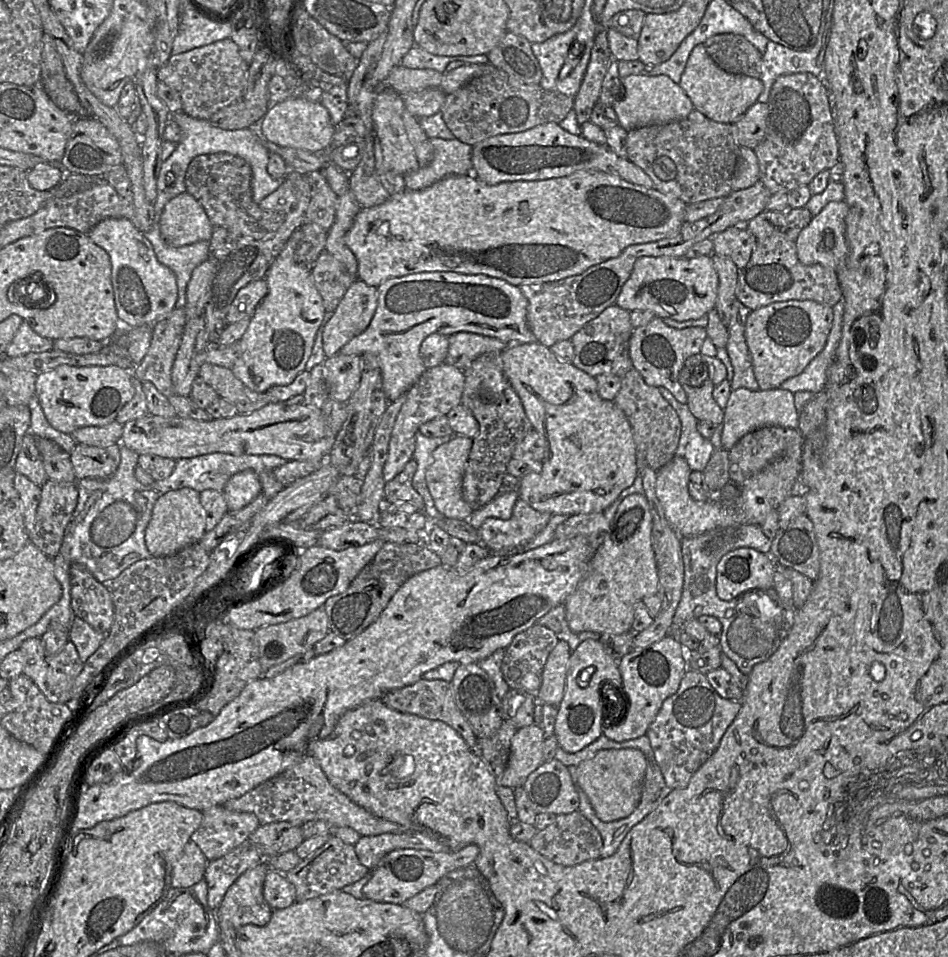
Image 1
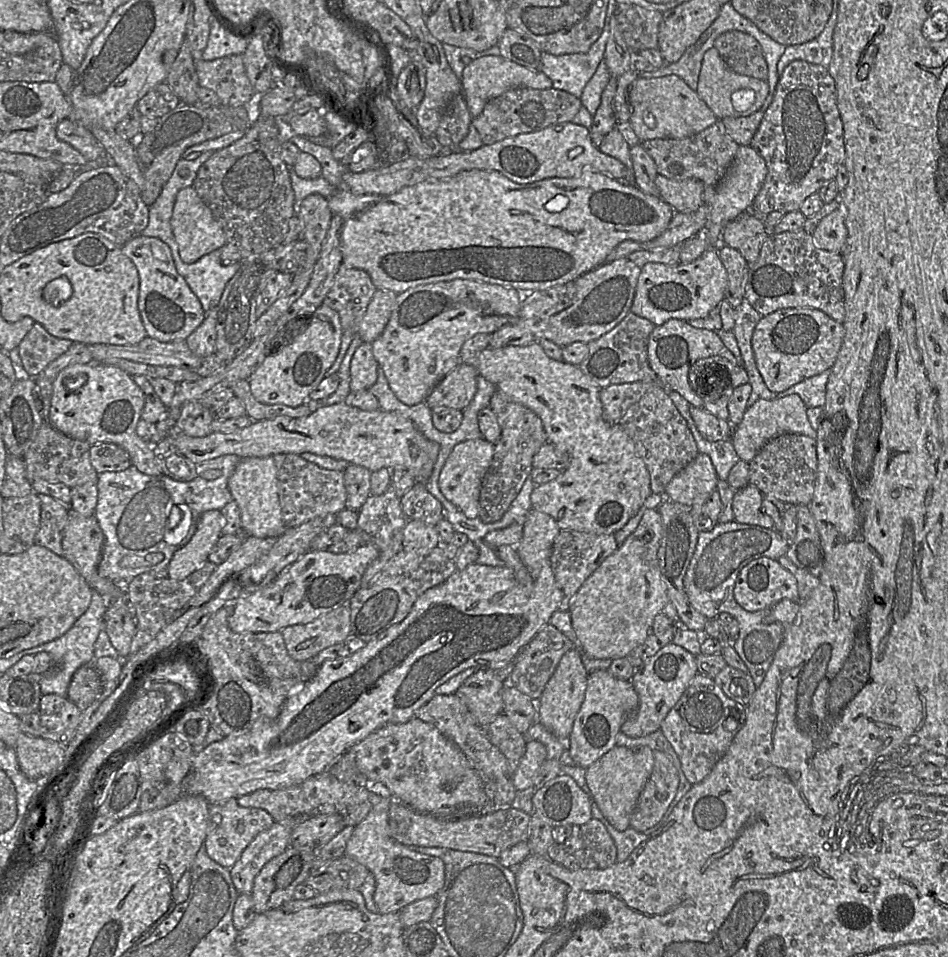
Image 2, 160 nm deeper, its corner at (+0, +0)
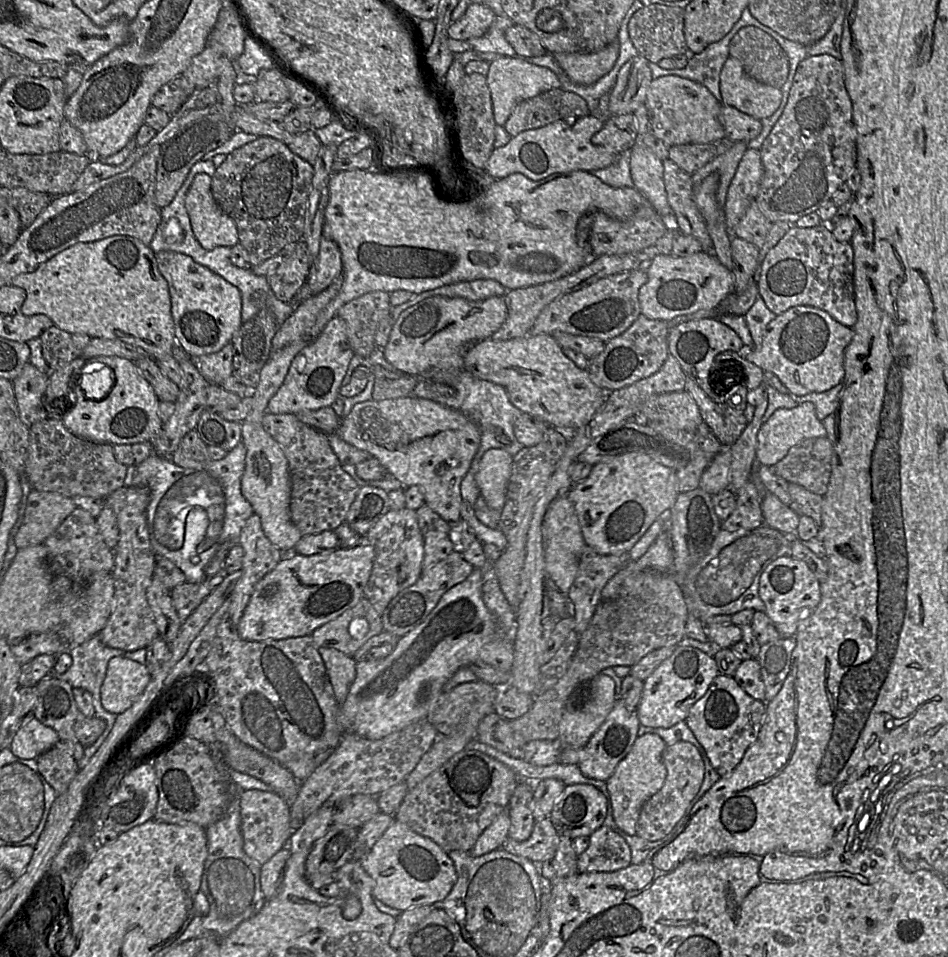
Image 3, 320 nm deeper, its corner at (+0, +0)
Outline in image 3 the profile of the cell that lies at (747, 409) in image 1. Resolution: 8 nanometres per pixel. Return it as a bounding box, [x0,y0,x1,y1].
[756,402,827,466]

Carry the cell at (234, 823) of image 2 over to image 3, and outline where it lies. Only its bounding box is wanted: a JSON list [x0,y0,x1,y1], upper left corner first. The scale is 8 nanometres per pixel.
[236,789,294,865]

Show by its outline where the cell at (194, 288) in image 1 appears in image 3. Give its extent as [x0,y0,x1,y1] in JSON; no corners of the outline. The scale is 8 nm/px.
[195,344,234,386]

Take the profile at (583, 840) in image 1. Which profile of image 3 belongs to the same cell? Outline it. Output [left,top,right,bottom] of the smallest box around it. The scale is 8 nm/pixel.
[578,825,631,873]

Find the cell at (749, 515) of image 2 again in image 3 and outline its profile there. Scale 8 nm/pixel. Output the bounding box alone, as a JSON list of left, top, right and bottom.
[761,492,800,534]

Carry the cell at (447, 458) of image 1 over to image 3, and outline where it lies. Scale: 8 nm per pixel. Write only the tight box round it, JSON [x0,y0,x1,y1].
[474,449,512,510]

